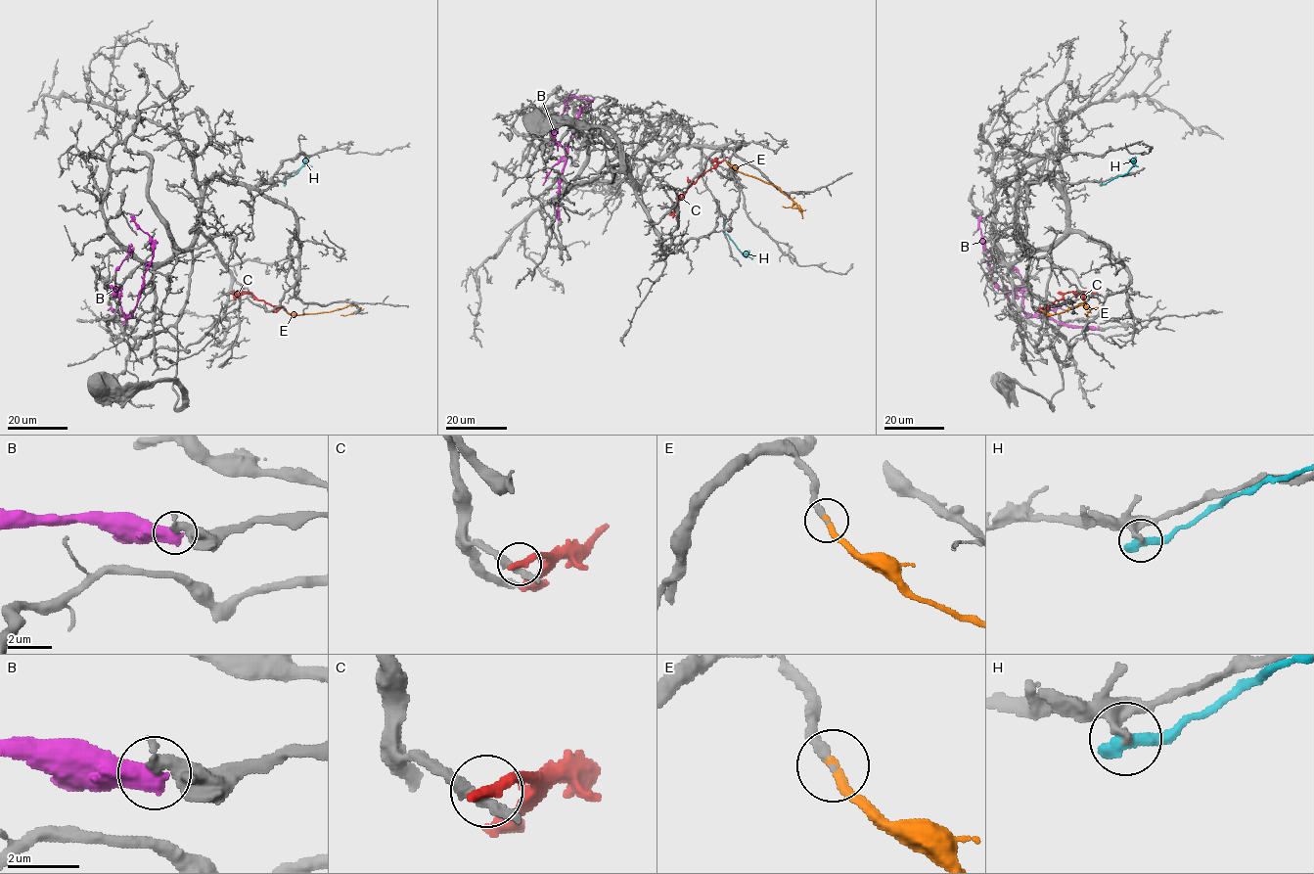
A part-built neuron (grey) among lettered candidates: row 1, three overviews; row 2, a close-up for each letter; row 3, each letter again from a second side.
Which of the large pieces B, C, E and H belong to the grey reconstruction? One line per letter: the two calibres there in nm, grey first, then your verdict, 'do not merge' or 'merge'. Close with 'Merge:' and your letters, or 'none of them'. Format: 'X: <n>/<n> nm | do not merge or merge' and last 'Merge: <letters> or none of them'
B: 500/600 nm | do not merge
C: 440/360 nm | do not merge
E: 280/300 nm | merge
H: 320/480 nm | do not merge
Merge: E

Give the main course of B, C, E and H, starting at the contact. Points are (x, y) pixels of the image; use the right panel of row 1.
B: (1099, 329), (1063, 326), (1019, 310), (991, 277), (977, 216)
C: (1039, 308), (1060, 300), (1067, 292), (1097, 292)
E: (1042, 310), (1059, 313), (1080, 304), (1090, 310), (1086, 314)
H: (1102, 184), (1125, 174), (1133, 165), (1138, 166)

